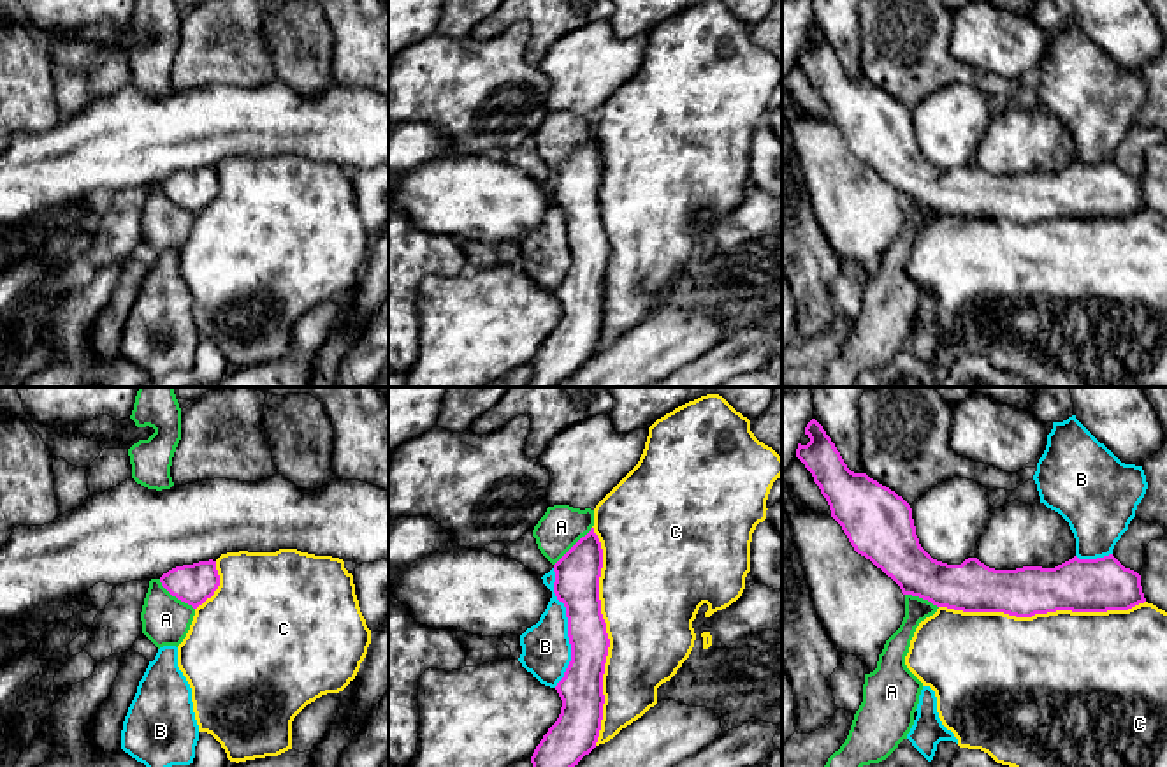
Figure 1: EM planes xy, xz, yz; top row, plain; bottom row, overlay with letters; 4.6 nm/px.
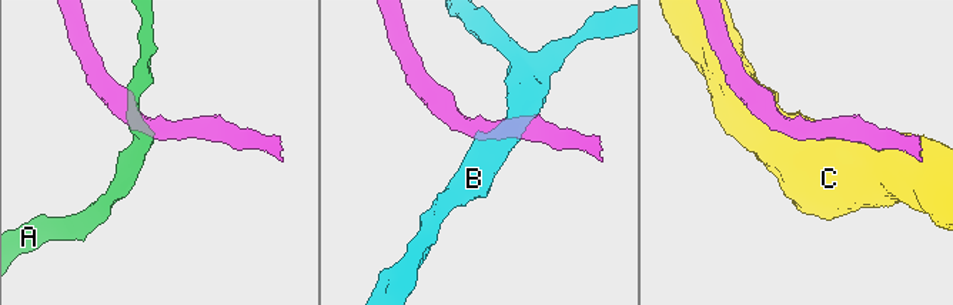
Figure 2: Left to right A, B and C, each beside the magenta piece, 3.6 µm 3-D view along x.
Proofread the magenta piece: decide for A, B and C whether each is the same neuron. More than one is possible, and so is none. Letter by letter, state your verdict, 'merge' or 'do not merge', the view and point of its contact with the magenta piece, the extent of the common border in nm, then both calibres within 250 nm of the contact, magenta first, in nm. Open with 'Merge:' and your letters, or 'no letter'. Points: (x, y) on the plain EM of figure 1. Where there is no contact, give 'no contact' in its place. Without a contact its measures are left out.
Merge: C
A: do not merge; contact xz (573, 152); length 260 nm; calibres 200 and 200 nm
B: do not merge; contact xz (568, 234); length 550 nm; calibres 200 and 220 nm
C: merge; contact xz (607, 241); length 1000 nm; calibres 190 and 440 nm

